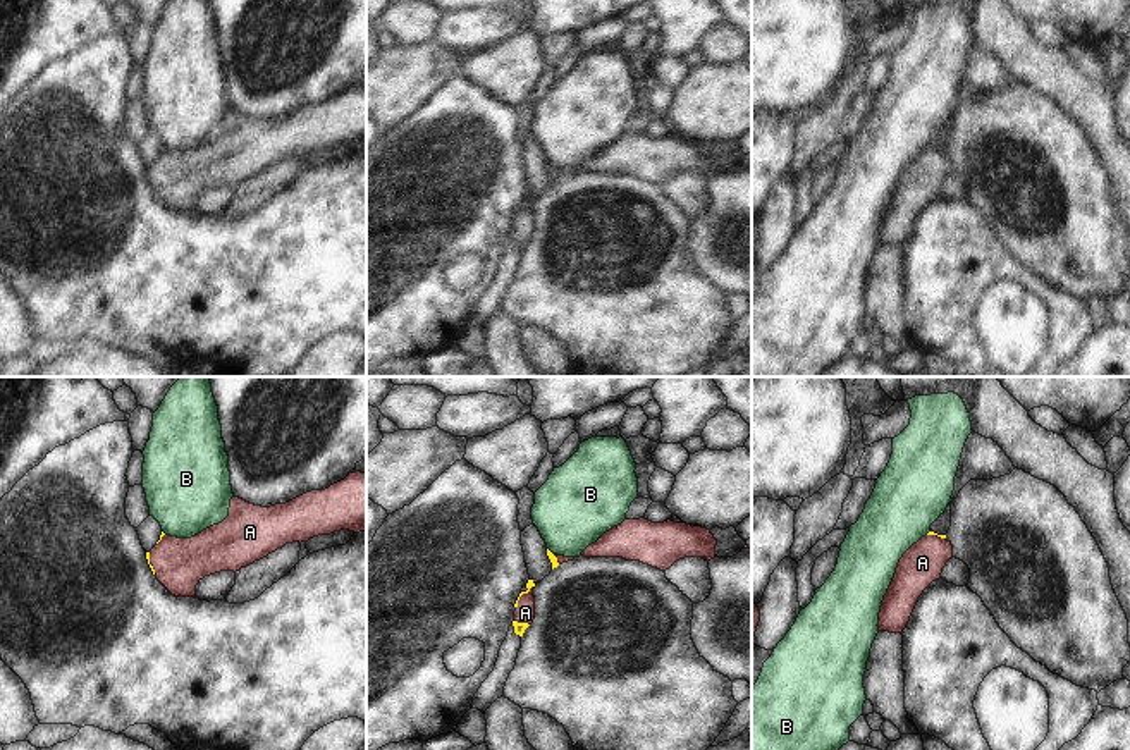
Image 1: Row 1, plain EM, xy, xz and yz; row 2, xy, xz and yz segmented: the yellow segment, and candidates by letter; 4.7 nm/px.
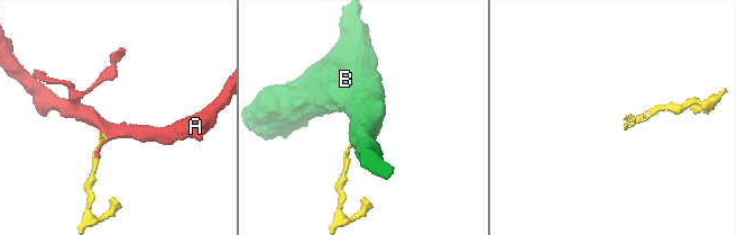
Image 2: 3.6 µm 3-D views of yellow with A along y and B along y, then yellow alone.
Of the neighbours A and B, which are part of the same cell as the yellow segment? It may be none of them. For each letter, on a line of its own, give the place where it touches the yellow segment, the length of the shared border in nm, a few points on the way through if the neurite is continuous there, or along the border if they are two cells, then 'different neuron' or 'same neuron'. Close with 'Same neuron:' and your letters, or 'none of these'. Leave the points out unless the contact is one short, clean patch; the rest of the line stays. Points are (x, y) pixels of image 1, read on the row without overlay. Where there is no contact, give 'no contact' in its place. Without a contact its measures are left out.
A: xz (522, 209) | 150 nm | across xz (530, 198), (530, 203), (522, 209), (525, 227) | same neuron
B: xz (549, 165) | 50 nm | along xz (547, 162), (552, 169) | different neuron
Same neuron: A

